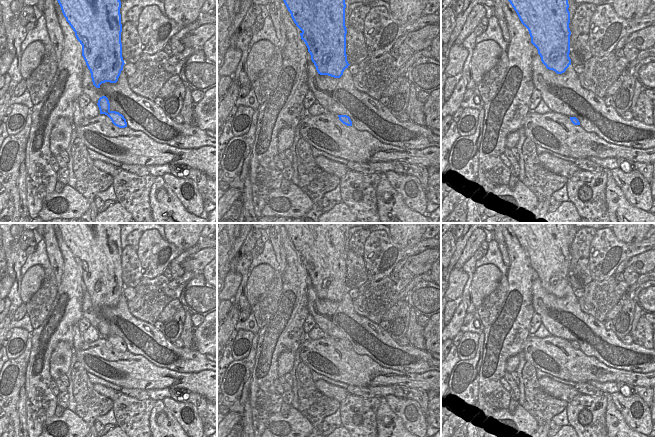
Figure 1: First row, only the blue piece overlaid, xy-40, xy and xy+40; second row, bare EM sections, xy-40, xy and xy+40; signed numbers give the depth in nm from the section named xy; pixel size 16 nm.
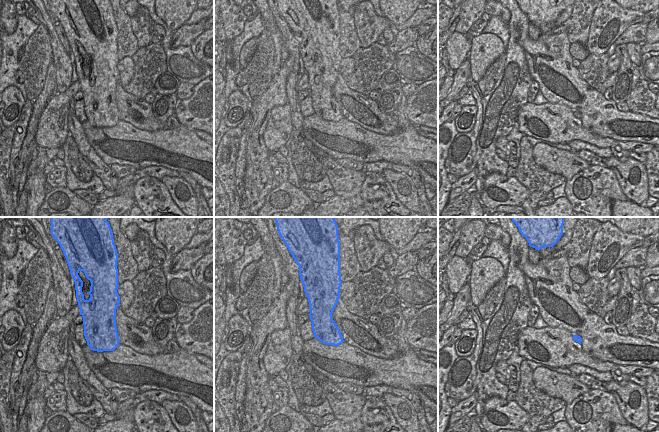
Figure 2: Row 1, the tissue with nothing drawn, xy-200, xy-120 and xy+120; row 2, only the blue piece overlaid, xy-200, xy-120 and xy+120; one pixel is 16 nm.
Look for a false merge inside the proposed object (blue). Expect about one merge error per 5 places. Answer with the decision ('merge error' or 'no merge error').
no merge error

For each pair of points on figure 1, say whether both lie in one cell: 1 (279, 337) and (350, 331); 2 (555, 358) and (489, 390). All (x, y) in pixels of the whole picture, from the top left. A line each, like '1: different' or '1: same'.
1: different
2: different

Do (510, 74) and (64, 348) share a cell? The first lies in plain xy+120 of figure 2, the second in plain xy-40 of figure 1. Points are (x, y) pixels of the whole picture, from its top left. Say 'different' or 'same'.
different

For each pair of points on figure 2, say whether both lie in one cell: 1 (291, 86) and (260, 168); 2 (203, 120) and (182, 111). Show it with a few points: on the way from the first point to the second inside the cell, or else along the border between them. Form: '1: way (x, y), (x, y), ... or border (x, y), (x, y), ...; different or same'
1: border (289, 74), (286, 80), (287, 102); different
2: way (198, 115), (187, 112); same

